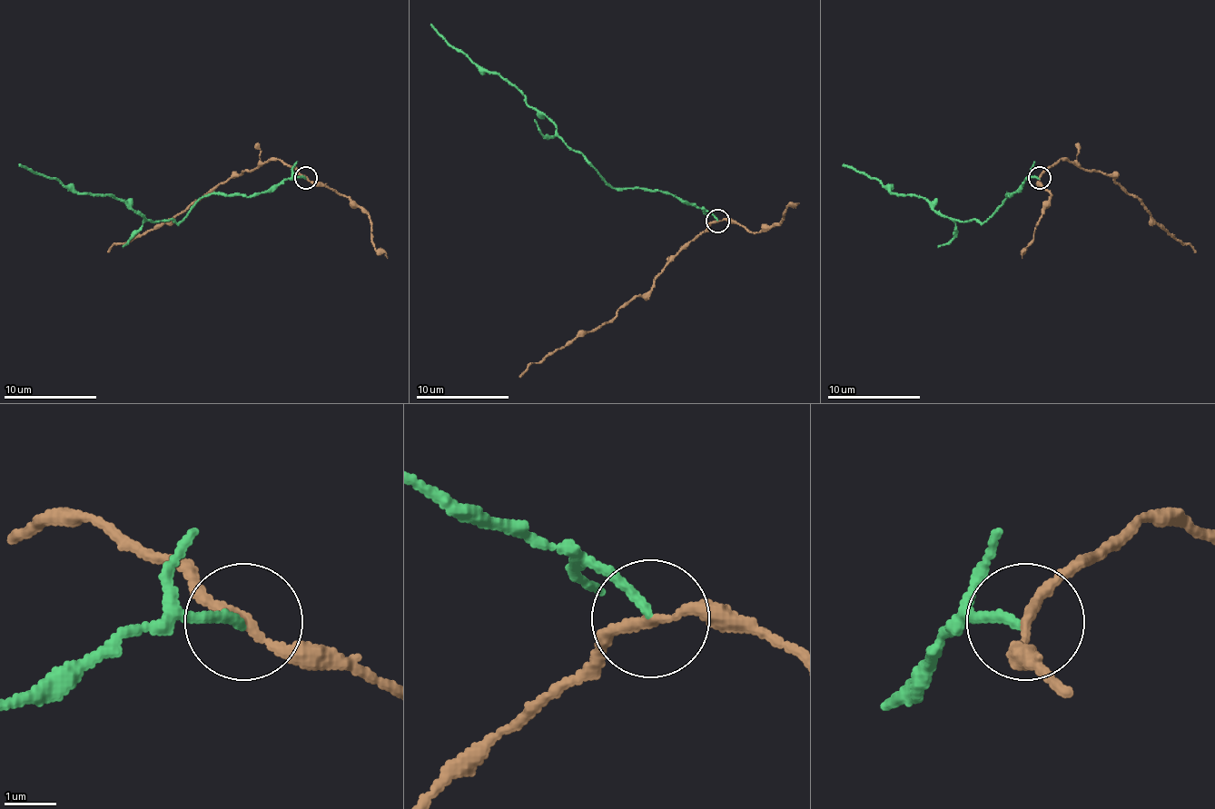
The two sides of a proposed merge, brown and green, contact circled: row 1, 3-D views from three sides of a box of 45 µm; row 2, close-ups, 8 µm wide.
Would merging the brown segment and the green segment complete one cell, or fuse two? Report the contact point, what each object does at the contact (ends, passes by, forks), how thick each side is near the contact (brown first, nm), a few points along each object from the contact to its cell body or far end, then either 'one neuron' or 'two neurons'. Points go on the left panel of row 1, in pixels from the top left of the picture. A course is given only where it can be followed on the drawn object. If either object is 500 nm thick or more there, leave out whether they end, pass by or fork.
at (305, 177); brown passes by; green ends there; 170 nm thick on the brown side, 160 nm on the other; brown runs (305, 178), (280, 160), (237, 173), (219, 182), (183, 211), (133, 239), (116, 243), (107, 252); green runs (305, 178), (258, 194), (204, 194), (179, 222), (144, 218), (112, 194), (67, 190), (18, 164); two neurons

